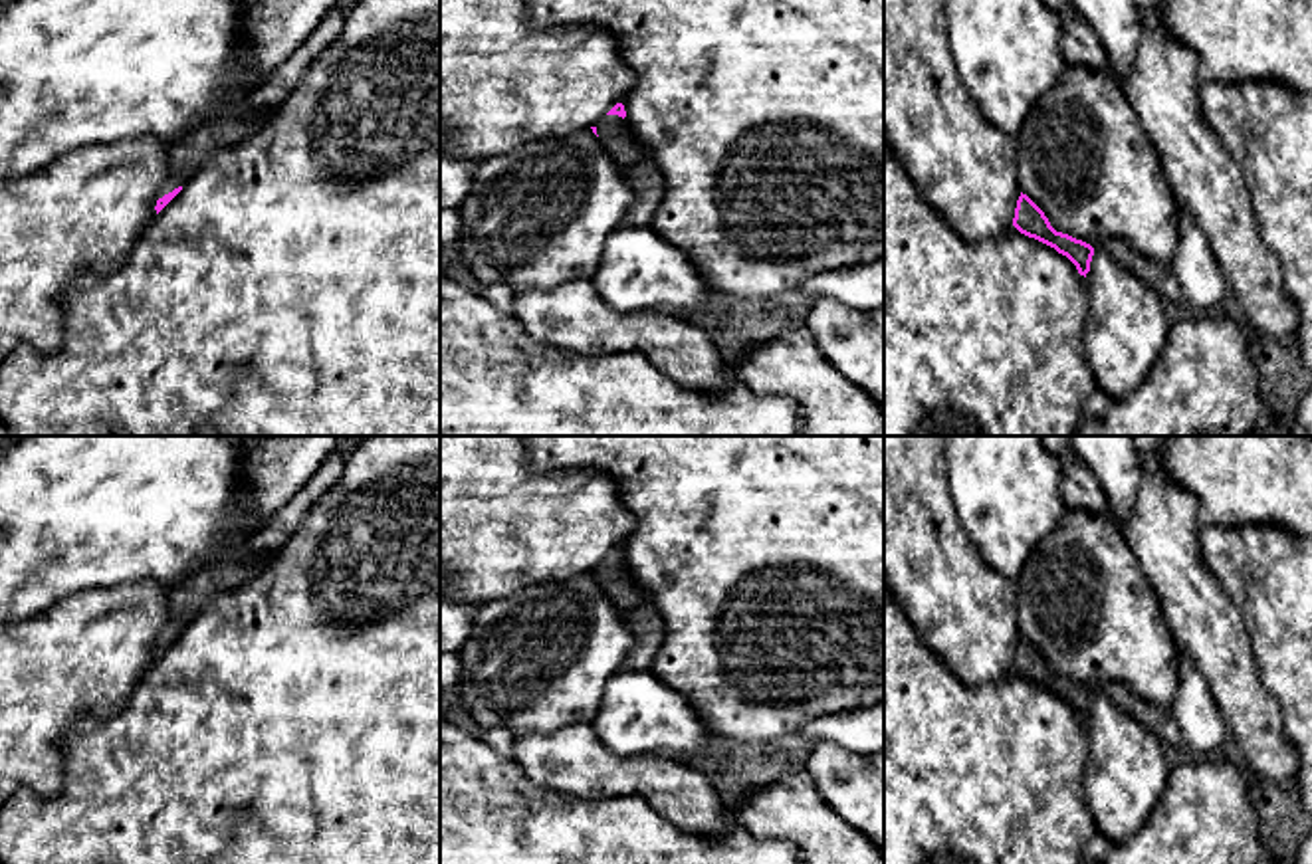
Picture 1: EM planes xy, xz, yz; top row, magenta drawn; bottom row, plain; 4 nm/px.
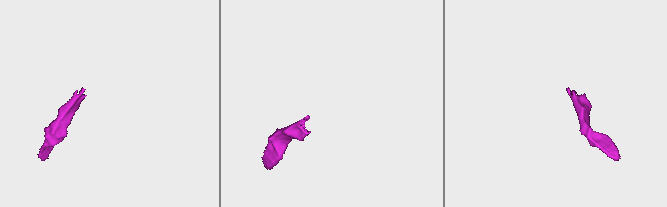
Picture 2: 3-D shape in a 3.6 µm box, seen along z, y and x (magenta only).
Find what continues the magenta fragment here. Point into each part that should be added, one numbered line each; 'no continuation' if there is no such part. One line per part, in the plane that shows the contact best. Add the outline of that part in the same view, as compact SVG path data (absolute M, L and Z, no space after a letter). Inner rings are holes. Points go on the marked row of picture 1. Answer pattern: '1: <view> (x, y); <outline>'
1: xy (187, 155); M236 111L222 113L170 143L168 176L159 198L184 186L216 151L242 143L248 135L256 133L270 115L272 113L262 113L242 119Z

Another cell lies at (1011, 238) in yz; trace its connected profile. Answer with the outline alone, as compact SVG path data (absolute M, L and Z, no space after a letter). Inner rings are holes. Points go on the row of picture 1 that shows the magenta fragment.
M884 139L884 436L1076 436L1086 418L1084 398L1098 388L1084 351L1086 315L1086 277L1066 256L1015 226L1009 226L999 240L967 244L926 202Z

